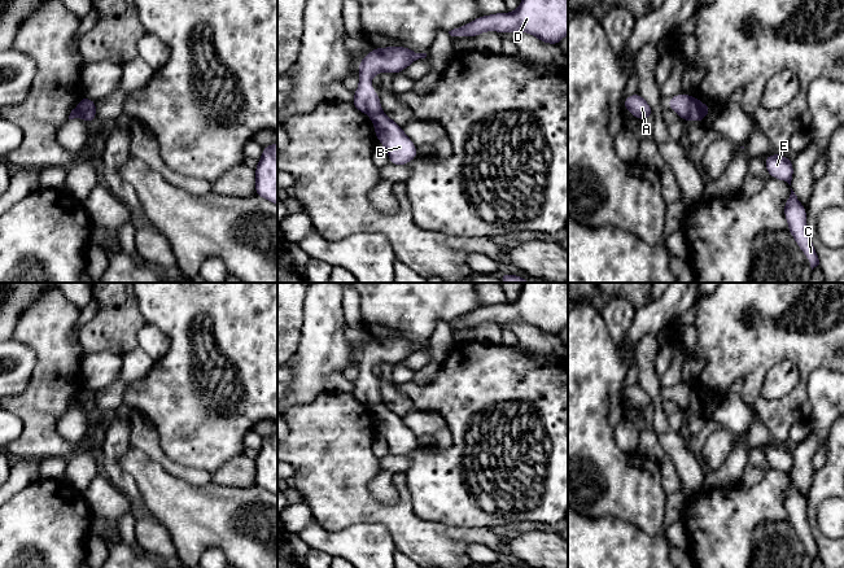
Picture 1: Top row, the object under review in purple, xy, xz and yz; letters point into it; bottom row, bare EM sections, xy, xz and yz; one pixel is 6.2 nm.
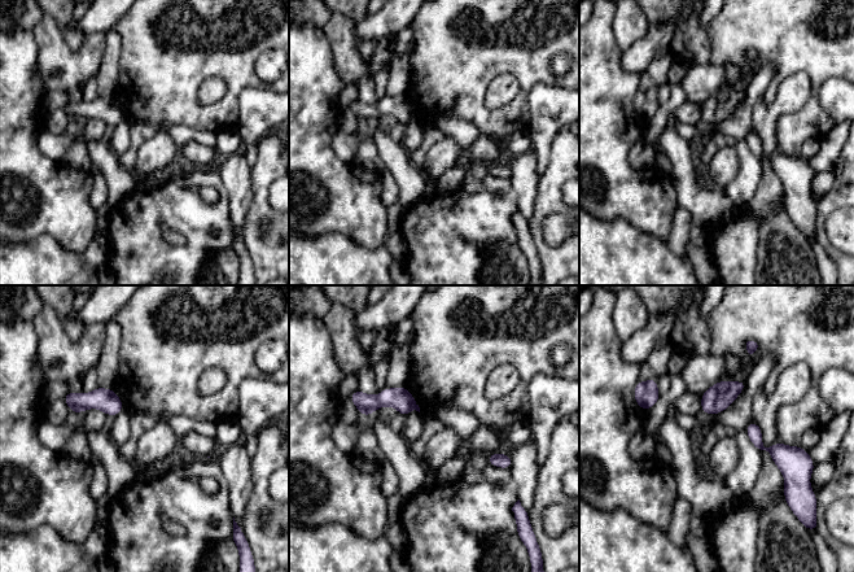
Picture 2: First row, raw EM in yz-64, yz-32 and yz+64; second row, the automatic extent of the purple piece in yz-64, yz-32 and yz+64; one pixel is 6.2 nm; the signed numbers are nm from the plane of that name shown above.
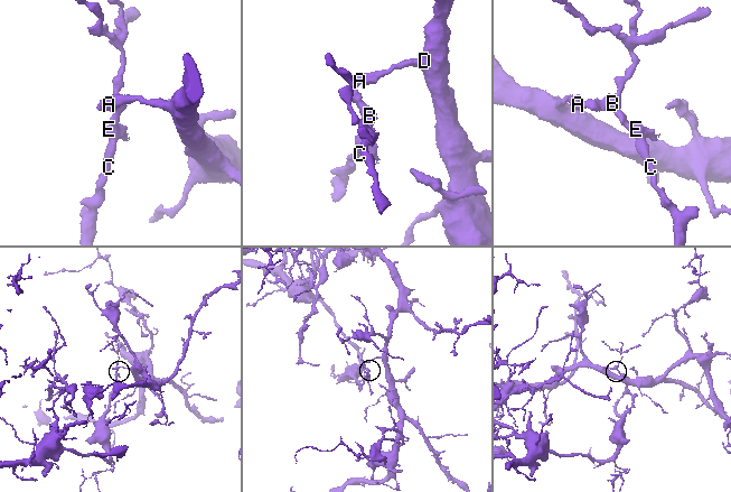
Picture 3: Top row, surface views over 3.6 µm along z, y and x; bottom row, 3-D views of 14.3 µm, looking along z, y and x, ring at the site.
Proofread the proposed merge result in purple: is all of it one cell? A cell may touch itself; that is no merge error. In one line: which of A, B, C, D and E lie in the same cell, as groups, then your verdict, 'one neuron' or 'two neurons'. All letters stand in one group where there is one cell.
groups A D / B C E; two neurons

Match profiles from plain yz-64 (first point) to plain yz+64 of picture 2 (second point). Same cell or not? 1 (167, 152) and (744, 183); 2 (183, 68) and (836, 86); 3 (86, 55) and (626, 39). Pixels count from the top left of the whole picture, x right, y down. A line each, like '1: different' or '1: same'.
1: different
2: different
3: same

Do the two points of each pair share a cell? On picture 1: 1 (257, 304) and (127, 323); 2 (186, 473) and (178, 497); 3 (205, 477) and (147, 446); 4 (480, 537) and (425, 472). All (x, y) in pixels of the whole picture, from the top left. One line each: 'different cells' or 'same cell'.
1: different cells
2: different cells
3: same cell
4: different cells

